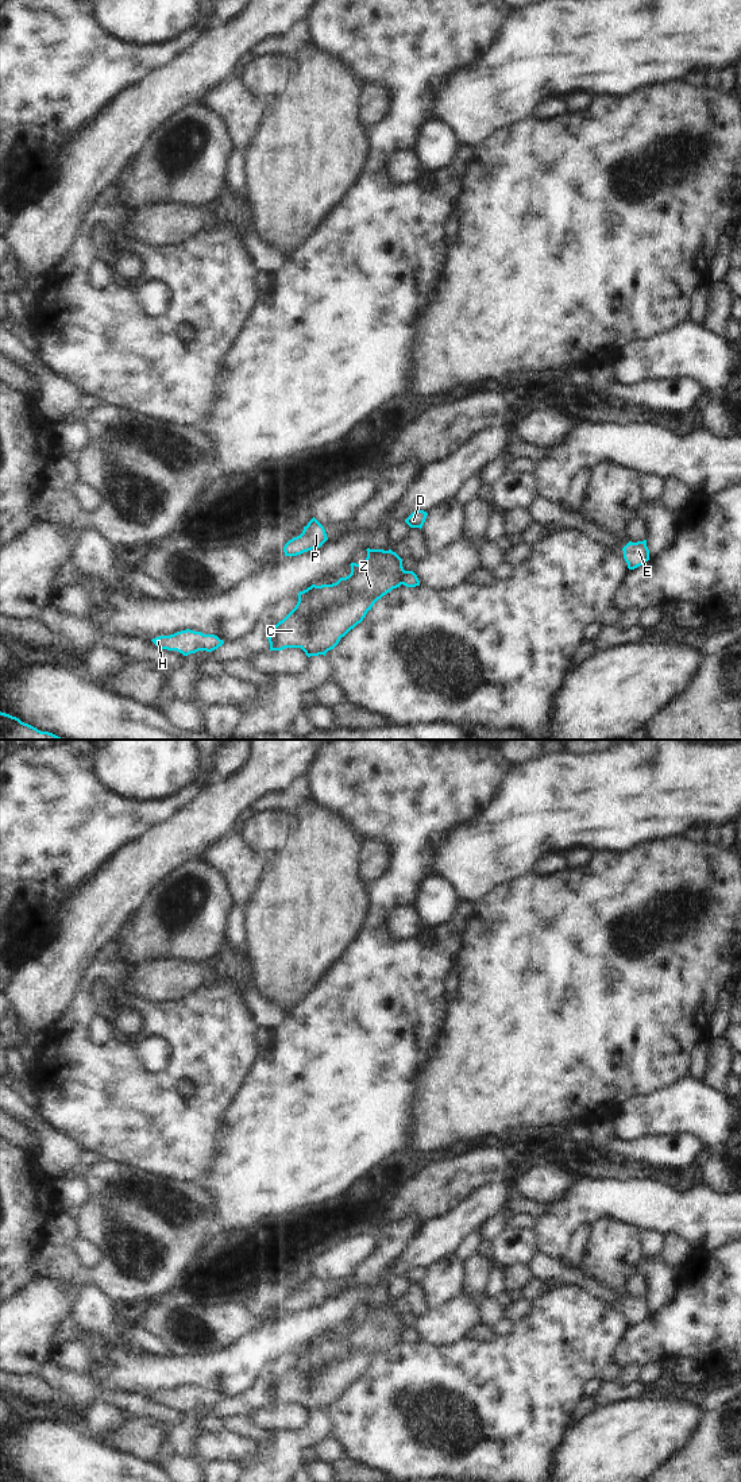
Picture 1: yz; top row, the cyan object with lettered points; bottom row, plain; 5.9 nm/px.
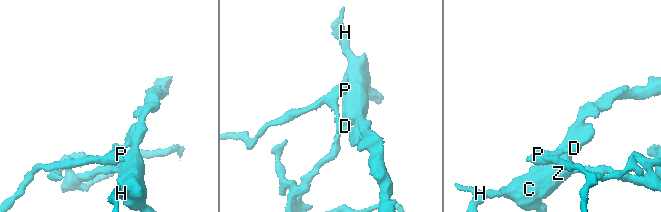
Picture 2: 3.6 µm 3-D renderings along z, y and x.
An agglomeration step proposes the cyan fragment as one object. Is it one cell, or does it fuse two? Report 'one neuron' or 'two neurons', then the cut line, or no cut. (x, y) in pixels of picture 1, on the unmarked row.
two neurons; cut in yz along (408, 1327), (401, 1339)

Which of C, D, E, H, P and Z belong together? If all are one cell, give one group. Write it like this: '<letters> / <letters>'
C D H P Z / E

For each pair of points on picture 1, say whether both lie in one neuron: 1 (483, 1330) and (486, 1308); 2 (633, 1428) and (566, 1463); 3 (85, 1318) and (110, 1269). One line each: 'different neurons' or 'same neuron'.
1: different neurons
2: same neuron
3: different neurons

